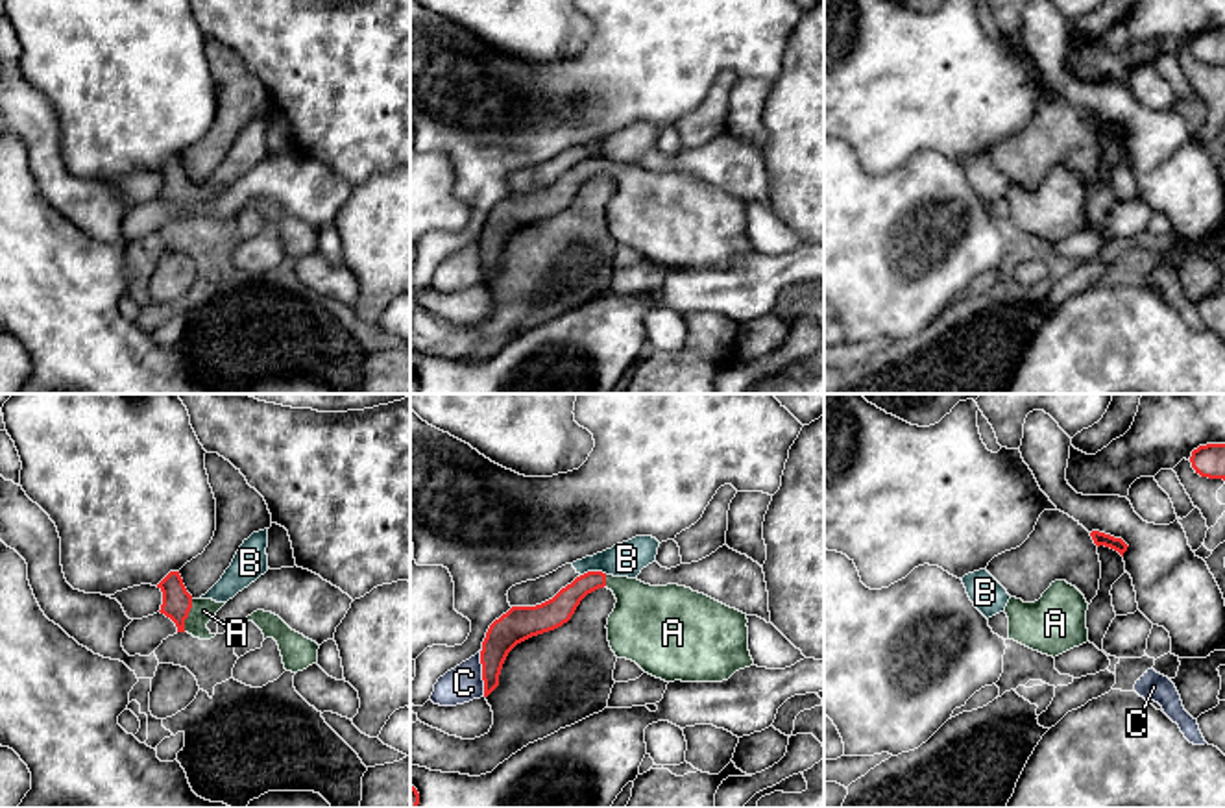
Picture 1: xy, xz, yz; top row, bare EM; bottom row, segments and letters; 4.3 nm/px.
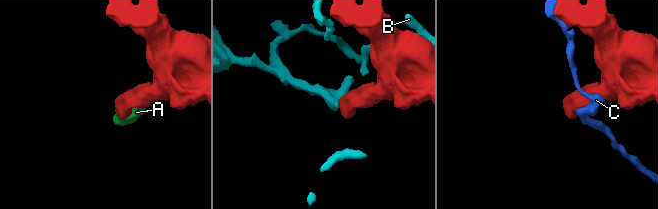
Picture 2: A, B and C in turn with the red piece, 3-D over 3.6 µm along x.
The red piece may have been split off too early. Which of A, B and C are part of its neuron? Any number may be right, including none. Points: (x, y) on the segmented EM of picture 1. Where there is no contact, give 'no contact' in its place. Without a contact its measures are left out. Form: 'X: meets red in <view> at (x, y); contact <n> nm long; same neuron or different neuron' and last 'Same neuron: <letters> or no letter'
A: meets red in xy at (187, 616); contact 150 nm long; same neuron
B: meets red in xz at (594, 572); contact 120 nm long; different neuron
C: meets red in xz at (483, 673); contact 200 nm long; different neuron
Same neuron: A

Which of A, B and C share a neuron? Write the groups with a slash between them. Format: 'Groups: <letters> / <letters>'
Groups: A / B / C

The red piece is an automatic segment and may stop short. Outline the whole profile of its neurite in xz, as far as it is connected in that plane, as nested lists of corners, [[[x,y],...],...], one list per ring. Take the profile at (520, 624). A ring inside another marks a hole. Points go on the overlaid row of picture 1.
[[[588,571],[552,599],[536,606],[512,606],[490,625],[480,651],[484,697],[499,686],[503,664],[517,643],[562,627],[588,594],[604,586],[617,599],[606,625],[610,647],[617,658],[636,662],[645,673],[665,682],[722,682],[735,671],[754,666],[746,614],[685,586],[650,586],[637,579]]]

